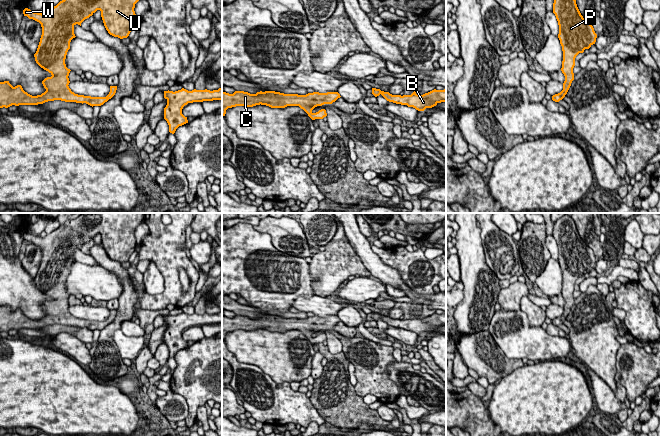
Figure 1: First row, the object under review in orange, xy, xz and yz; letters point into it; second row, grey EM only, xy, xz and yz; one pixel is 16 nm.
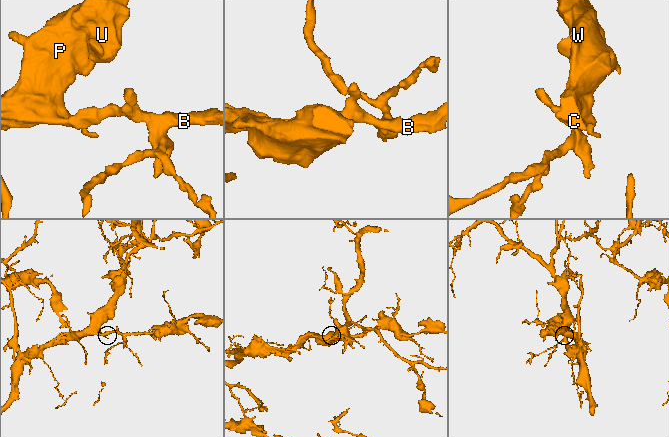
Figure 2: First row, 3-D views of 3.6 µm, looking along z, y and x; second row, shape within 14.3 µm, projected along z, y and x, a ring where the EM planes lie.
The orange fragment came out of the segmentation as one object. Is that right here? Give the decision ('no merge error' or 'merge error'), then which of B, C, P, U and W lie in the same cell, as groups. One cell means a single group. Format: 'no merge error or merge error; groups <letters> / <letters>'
no merge error; groups B C P U W

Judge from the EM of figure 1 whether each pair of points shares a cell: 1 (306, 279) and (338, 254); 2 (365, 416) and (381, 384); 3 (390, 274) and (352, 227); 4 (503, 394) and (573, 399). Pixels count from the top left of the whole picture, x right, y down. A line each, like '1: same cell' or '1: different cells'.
1: different cells
2: different cells
3: same cell
4: same cell

